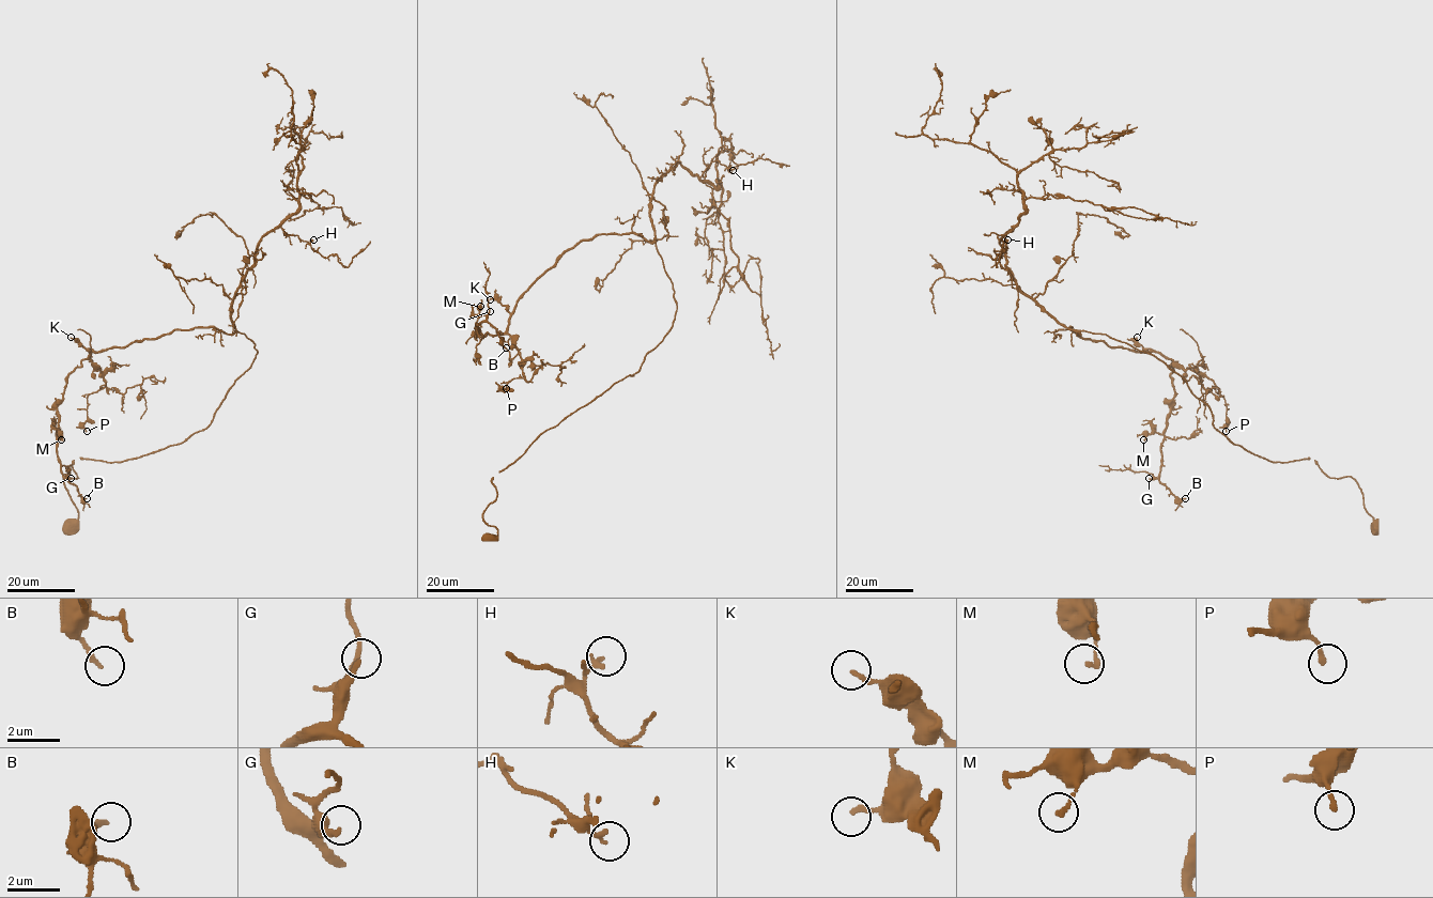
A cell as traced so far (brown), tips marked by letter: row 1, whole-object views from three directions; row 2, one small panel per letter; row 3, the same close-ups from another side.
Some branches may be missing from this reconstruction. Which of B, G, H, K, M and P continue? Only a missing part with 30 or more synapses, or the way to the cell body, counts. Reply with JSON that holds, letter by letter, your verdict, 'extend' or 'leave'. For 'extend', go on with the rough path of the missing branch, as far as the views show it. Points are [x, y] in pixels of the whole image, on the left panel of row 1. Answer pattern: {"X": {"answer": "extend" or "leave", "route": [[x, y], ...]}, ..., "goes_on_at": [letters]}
{"B": {"answer": "leave"}, "G": {"answer": "extend", "route": [[71, 478], [92, 476], [102, 485], [124, 495]]}, "H": {"answer": "leave"}, "K": {"answer": "leave"}, "M": {"answer": "leave"}, "P": {"answer": "leave"}, "goes_on_at": ["G"]}

